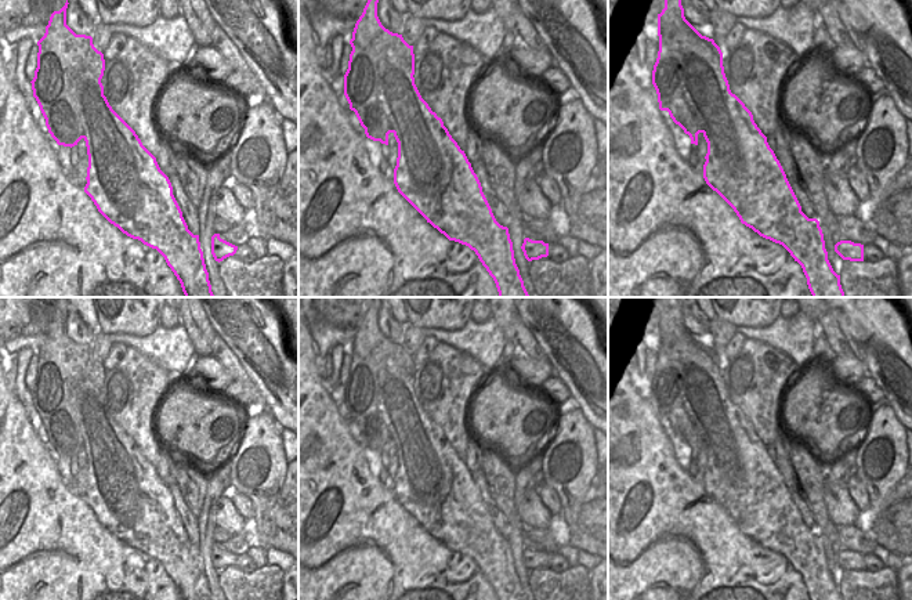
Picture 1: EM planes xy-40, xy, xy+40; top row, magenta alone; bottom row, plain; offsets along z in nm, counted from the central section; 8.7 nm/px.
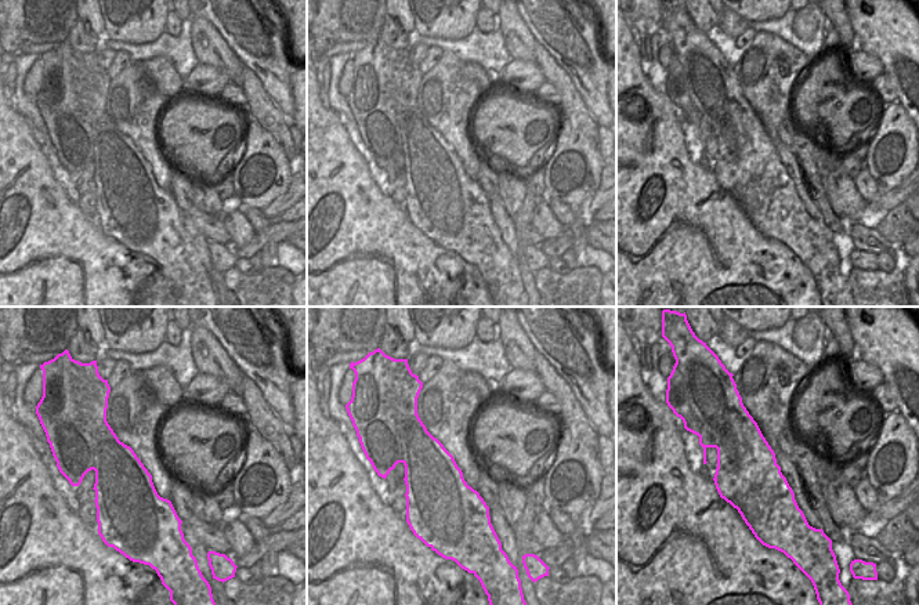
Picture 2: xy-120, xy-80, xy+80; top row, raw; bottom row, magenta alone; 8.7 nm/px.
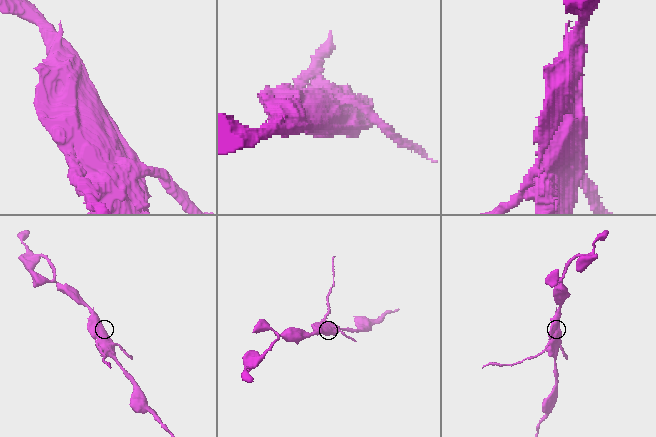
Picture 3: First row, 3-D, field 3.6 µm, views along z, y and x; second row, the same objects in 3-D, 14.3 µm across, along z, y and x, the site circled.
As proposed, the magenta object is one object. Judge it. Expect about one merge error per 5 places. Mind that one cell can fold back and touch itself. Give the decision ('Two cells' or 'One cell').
Two cells.

